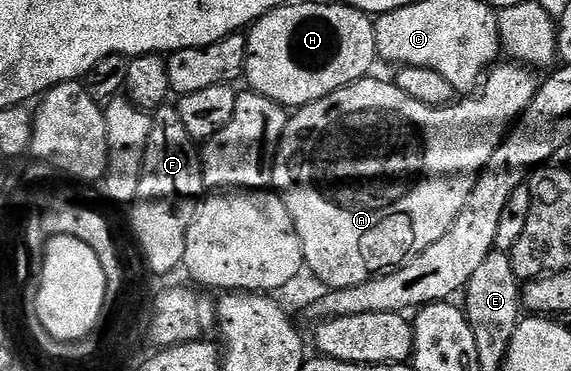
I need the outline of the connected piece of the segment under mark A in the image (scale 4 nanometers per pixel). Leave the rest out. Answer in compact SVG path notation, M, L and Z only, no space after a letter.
M497 64L492 67L483 83L484 95L481 98L468 96L463 100L453 101L447 106L427 106L410 96L406 96L406 92L399 90L391 81L379 82L376 76L369 76L334 91L322 100L311 102L309 106L299 107L289 117L288 127L282 136L280 147L276 153L272 186L275 193L284 199L286 208L294 220L294 228L298 232L302 244L305 267L309 271L312 269L316 273L317 280L325 282L325 287L334 290L350 288L354 284L362 284L378 274L386 274L388 271L396 269L397 266L404 265L416 254L421 254L426 248L430 248L430 244L434 244L434 240L446 236L450 224L454 224L458 212L462 212L470 192L475 188L480 171L484 169L484 165L490 160L490 156L494 156L494 152L504 140L504 135L508 133L510 127L519 119L536 95L538 78L536 82L535 76L532 75L535 73L527 66L507 65Z

